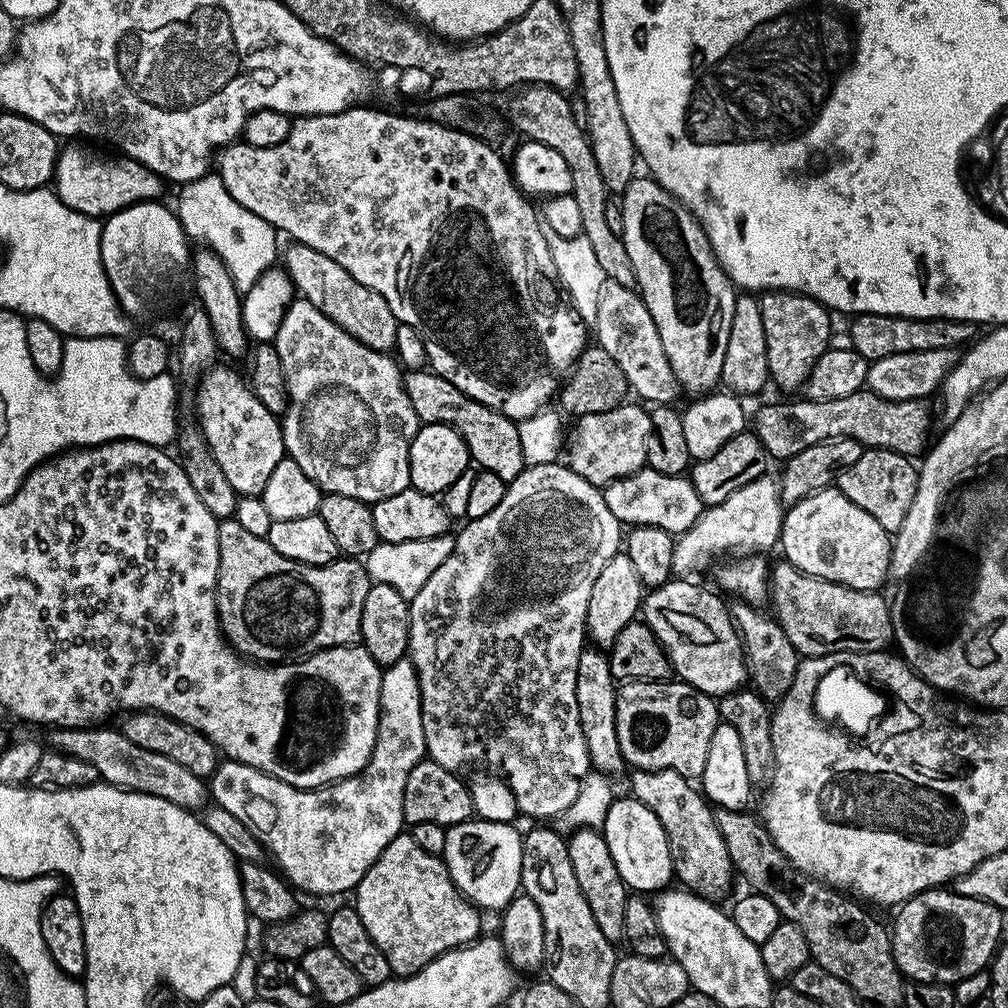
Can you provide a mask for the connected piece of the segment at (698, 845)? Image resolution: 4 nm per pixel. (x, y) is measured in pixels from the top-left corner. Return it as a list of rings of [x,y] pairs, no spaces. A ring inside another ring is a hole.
[[[663,768],[657,772],[633,771],[631,795],[642,802],[655,816],[658,822],[662,822],[662,830],[666,830],[666,838],[670,846],[672,855],[672,871],[677,881],[681,880],[681,885],[687,886],[691,891],[713,901],[719,901],[719,896],[724,896],[728,892],[728,887],[732,884],[734,869],[730,862],[730,854],[726,852],[726,842],[716,825],[715,811],[710,807],[709,801],[705,799],[699,791],[691,788],[689,777],[678,774],[669,768]]]

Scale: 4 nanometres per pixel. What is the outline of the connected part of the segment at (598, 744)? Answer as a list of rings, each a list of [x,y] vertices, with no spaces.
[[[595,646],[585,647],[578,658],[578,682],[574,682],[574,694],[578,694],[578,722],[582,726],[582,738],[586,738],[589,765],[609,778],[616,778],[626,768],[616,729],[617,691],[618,681],[612,677],[607,655]]]

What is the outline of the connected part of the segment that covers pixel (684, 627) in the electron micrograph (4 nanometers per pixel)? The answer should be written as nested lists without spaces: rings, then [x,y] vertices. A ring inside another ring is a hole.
[[[672,578],[661,588],[651,589],[642,601],[643,623],[647,624],[648,629],[658,638],[672,664],[673,673],[683,683],[713,698],[738,692],[745,687],[749,674],[748,665],[744,662],[744,645],[740,643],[740,634],[732,622],[729,605],[727,603],[724,605],[710,589],[703,588],[692,580],[695,579]]]

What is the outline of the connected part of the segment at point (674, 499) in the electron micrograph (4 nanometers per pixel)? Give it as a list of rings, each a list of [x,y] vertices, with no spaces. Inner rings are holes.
[[[647,466],[639,468],[626,478],[605,484],[602,491],[606,506],[610,506],[610,514],[614,514],[621,525],[658,526],[673,534],[690,530],[690,526],[698,522],[706,507],[687,475],[671,476]]]

